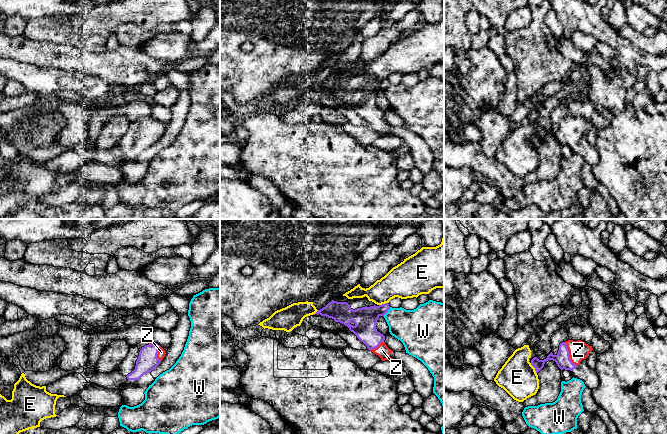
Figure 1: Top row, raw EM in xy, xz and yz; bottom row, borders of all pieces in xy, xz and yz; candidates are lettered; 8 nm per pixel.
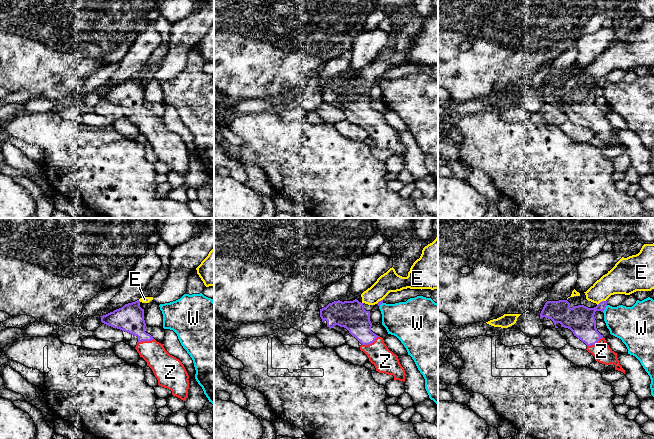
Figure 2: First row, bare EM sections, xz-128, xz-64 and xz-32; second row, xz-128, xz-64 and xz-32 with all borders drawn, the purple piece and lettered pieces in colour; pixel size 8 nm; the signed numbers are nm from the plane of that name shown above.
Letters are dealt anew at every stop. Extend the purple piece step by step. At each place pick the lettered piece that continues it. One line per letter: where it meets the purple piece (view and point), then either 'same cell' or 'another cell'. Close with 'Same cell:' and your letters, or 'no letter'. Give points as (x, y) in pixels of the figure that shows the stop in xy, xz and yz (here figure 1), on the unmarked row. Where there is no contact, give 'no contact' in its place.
E: yz (534, 143) | same cell
W: xz (387, 87) | another cell
Z: yz (568, 131) | same cell
Same cell: E, Z

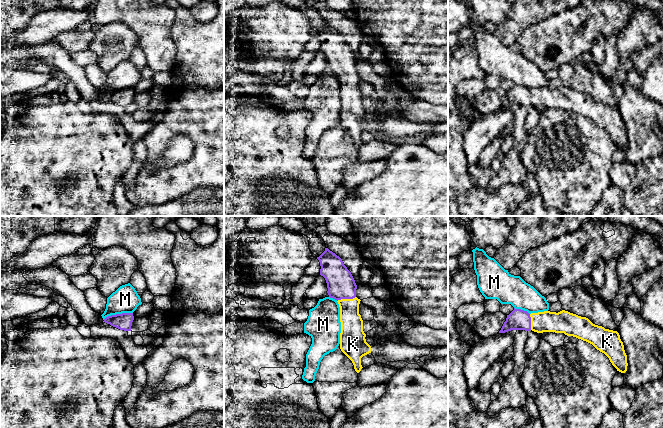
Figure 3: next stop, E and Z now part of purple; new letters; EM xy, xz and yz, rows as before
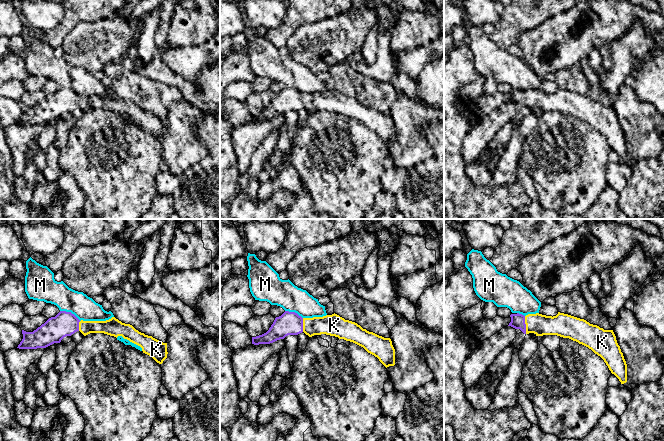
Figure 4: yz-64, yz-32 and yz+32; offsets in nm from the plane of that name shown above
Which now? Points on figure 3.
K: xz (346, 74) | same cell
M: xy (117, 90) | another cell
Same cell: K

